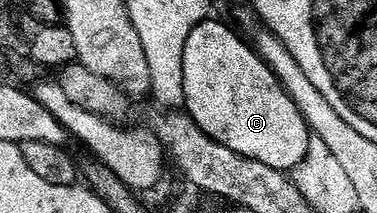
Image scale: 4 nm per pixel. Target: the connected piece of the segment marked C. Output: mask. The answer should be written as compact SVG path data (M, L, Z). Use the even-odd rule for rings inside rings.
M205 20L190 32L184 53L184 104L183 109L192 117L194 124L206 132L215 142L221 142L238 156L258 160L266 168L285 172L295 171L306 160L310 140L314 137L308 121L302 116L298 104L284 91L284 86L275 72L260 59L259 54L247 41L244 42L228 26Z

